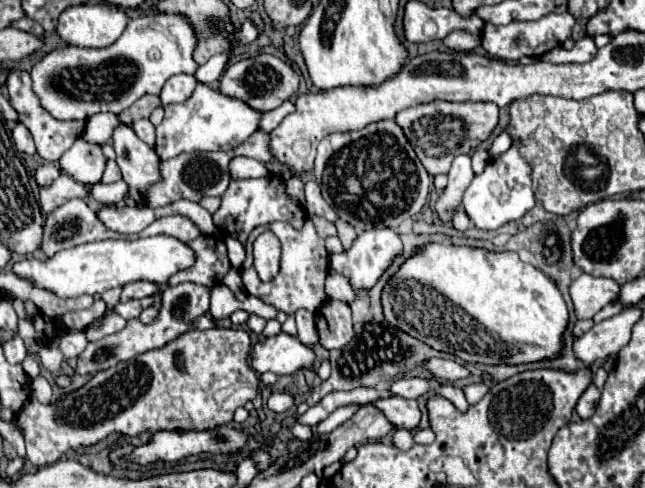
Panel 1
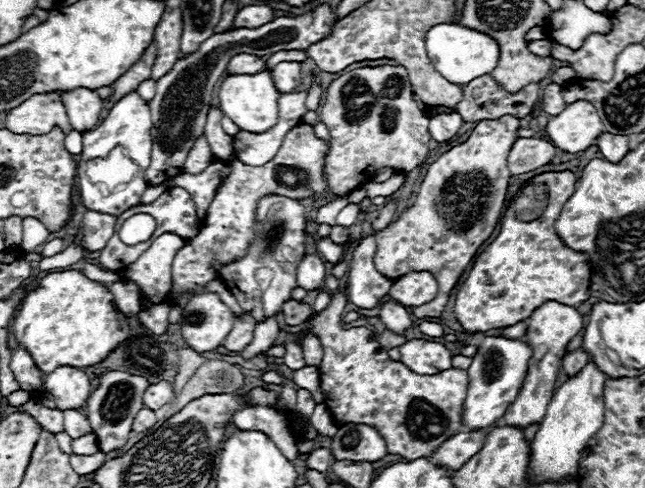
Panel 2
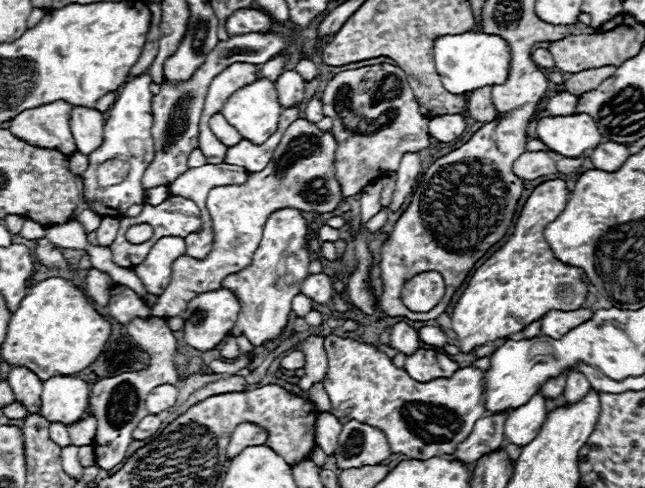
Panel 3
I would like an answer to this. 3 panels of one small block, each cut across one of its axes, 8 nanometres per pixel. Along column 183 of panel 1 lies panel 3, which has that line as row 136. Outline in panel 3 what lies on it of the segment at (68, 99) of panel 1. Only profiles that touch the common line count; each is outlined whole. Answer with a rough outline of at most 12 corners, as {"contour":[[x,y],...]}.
{"contour":[[64,100],[18,114],[8,130],[70,156],[72,106]]}

